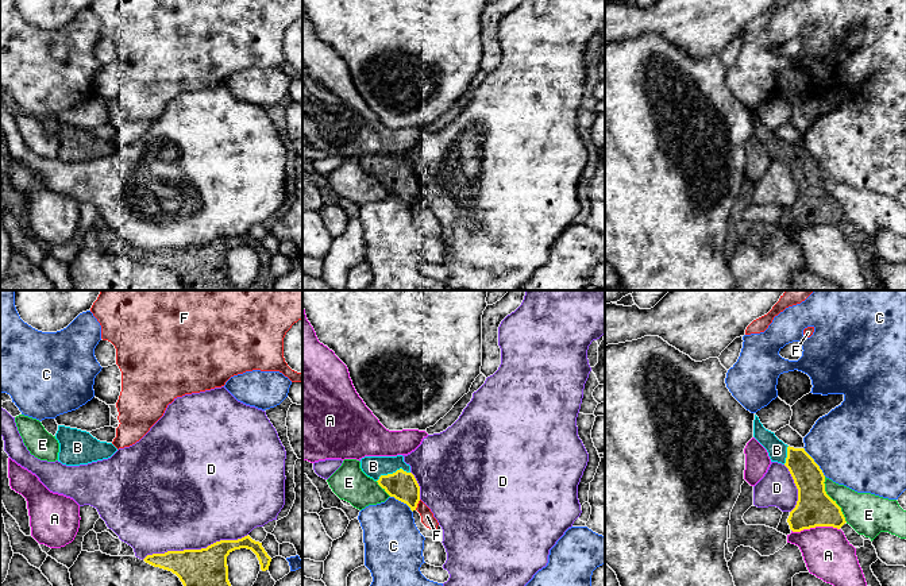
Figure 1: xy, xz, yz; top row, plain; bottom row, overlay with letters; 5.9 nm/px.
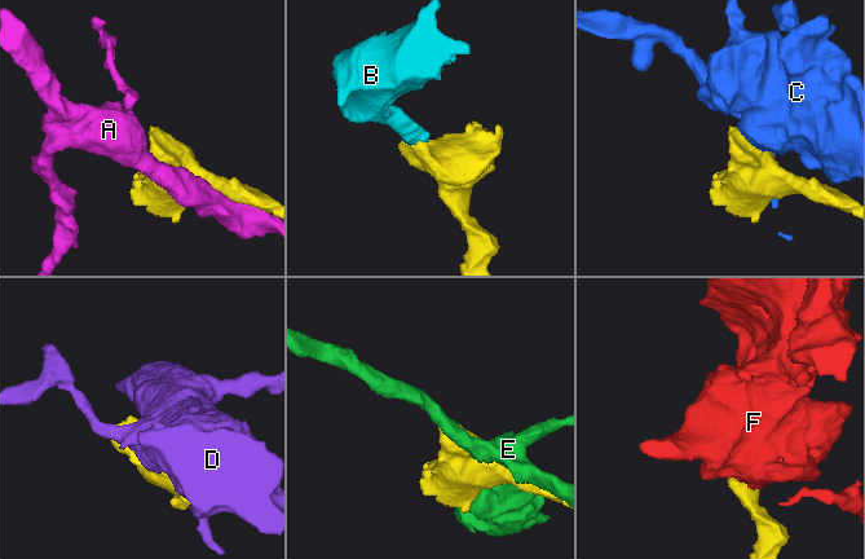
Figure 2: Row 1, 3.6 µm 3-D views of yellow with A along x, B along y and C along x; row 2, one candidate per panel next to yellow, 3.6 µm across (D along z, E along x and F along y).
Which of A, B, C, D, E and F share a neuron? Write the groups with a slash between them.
A / B / C / D / E / F

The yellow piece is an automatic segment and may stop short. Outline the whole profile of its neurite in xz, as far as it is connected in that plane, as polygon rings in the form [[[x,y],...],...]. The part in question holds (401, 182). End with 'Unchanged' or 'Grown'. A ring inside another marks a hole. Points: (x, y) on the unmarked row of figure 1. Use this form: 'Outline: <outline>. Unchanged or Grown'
Outline: [[[365,154],[361,157],[362,169],[396,197],[416,208],[420,198],[420,184],[410,170],[410,163],[397,154]]]. Grown

